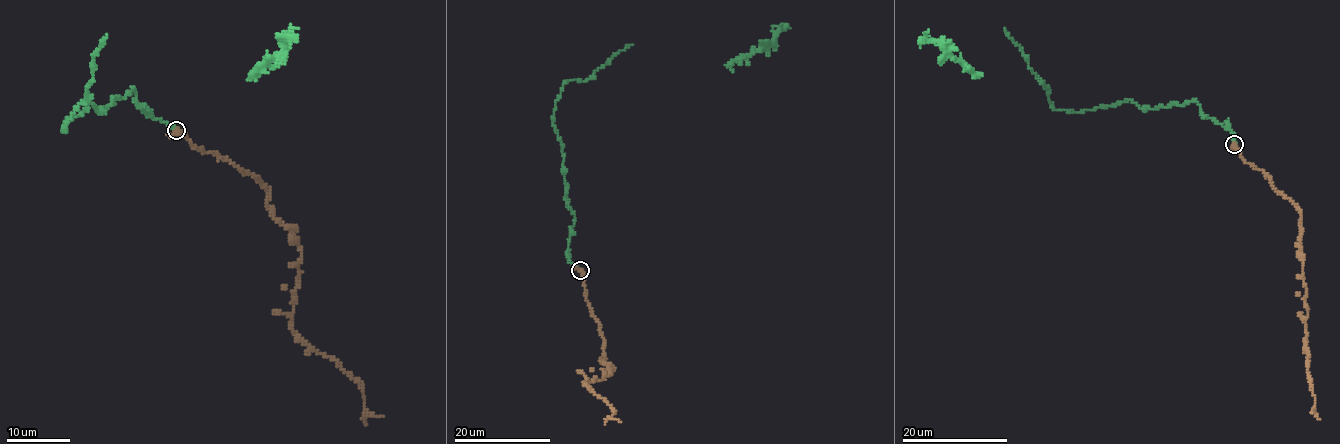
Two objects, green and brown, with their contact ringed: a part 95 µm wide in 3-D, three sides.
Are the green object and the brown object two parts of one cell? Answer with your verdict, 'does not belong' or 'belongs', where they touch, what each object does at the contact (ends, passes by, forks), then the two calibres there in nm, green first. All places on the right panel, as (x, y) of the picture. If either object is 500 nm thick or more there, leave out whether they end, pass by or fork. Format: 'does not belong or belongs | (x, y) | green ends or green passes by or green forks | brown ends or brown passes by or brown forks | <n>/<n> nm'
belongs | (1234, 144) | green ends | brown passes by | 190/320 nm

